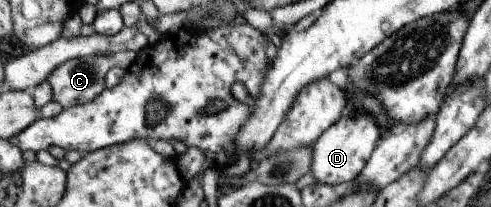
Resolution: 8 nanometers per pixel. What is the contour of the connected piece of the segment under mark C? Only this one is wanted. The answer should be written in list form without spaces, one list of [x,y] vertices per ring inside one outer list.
[[[134,51],[116,52],[112,55],[91,55],[80,57],[65,64],[62,64],[48,79],[53,90],[53,100],[60,102],[64,109],[77,106],[78,104],[86,104],[96,99],[107,90],[107,75],[112,68],[120,66],[122,70],[127,70],[134,64],[137,53]]]

